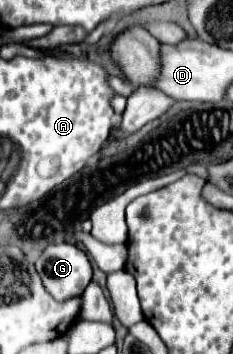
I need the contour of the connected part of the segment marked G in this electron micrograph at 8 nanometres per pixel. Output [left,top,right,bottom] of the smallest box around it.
[36,243,92,301]

